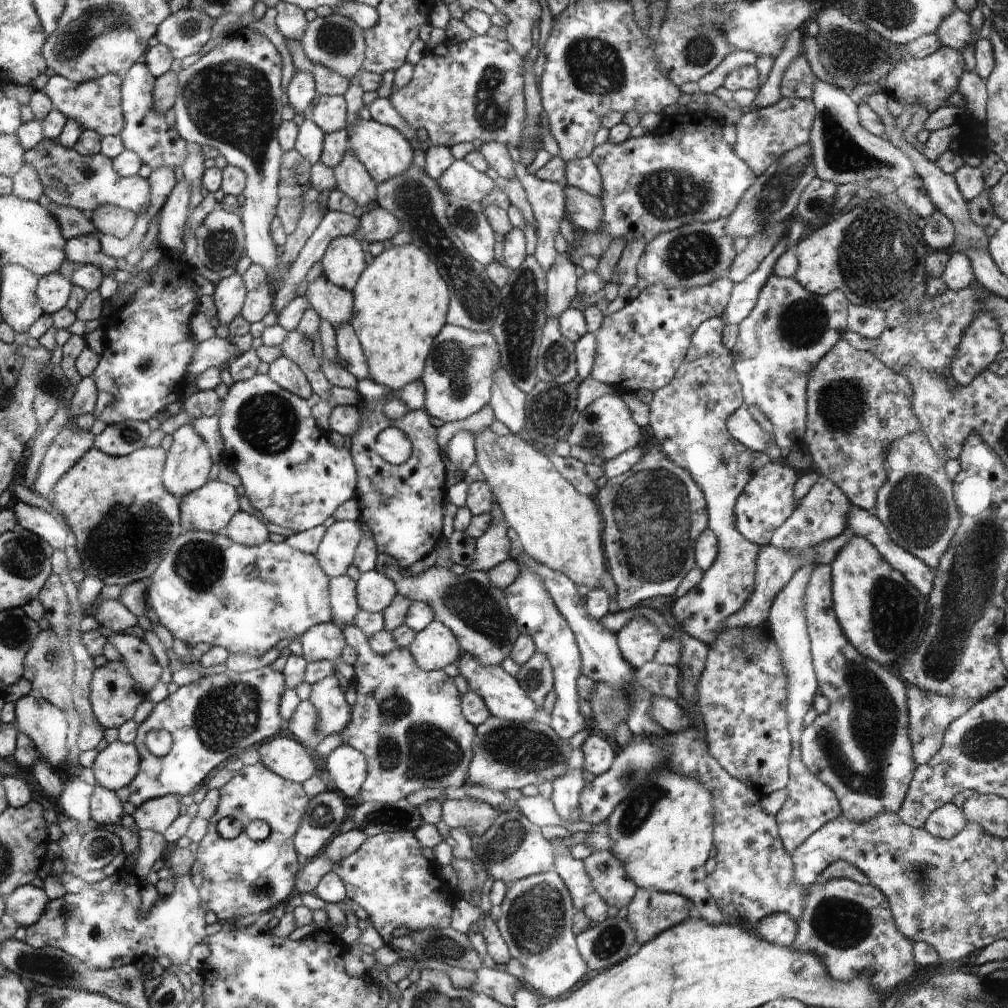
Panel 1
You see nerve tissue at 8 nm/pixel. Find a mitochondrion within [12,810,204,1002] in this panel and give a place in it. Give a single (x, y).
(48, 966)

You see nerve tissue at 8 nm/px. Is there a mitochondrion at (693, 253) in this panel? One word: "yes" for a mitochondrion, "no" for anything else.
yes

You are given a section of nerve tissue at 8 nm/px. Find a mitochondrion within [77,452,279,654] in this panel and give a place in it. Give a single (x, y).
(128, 538)

